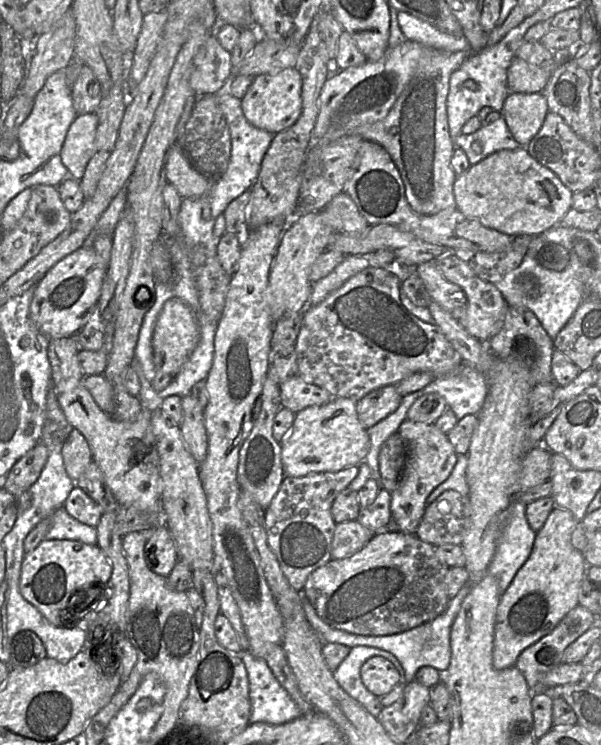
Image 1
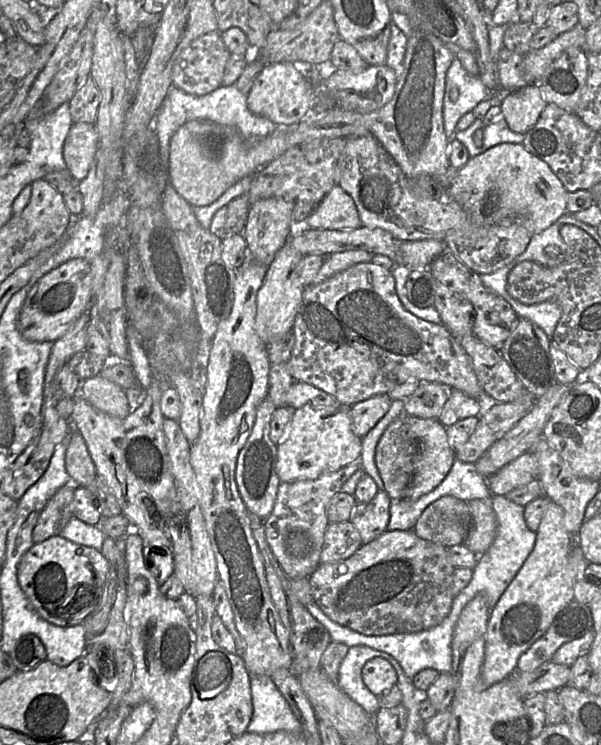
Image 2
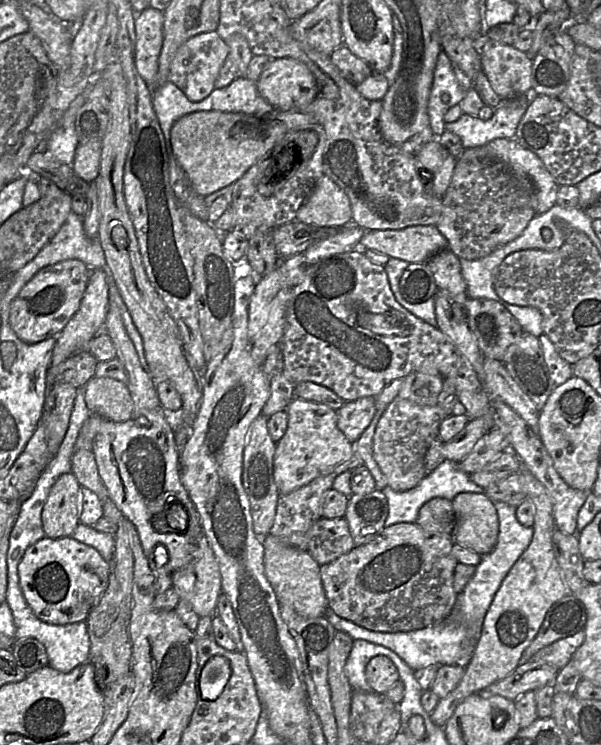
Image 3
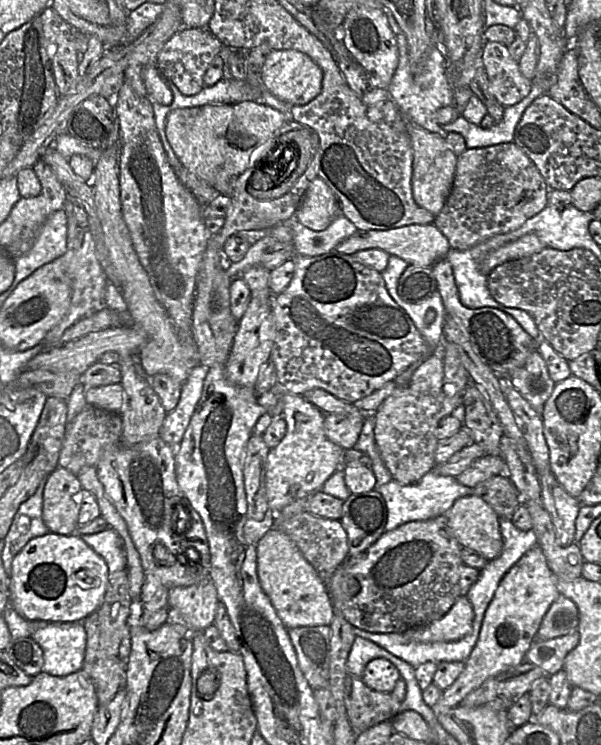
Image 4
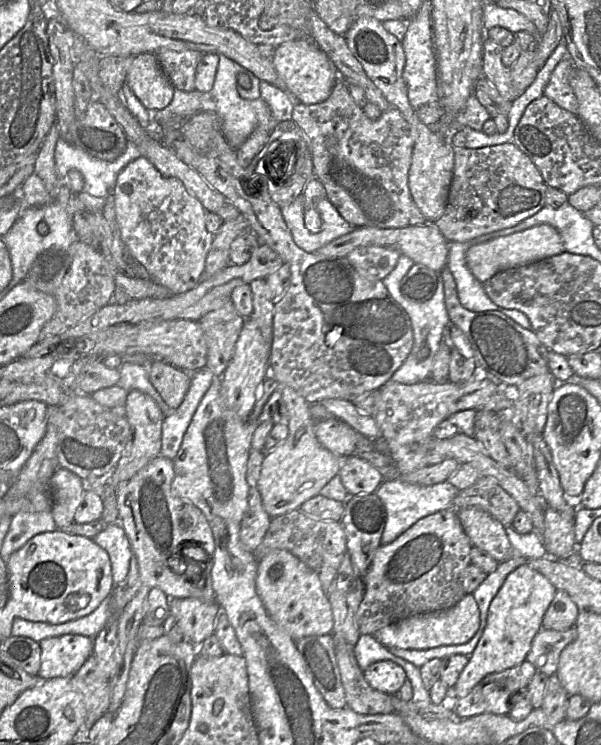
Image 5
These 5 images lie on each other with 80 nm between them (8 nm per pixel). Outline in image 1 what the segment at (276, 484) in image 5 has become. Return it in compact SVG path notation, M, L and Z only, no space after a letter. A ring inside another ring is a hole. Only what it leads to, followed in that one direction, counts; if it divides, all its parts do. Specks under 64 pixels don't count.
M332 397L327 404L310 406L295 414L290 432L281 443L285 477L337 472L364 462L370 440L367 429L358 419L356 404L350 398Z

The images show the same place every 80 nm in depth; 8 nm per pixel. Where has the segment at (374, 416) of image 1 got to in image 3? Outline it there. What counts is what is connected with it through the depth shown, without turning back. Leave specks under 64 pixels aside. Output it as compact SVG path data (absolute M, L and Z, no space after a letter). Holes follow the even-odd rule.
M375 397L346 402L337 410L337 427L351 443L360 438L376 413Z

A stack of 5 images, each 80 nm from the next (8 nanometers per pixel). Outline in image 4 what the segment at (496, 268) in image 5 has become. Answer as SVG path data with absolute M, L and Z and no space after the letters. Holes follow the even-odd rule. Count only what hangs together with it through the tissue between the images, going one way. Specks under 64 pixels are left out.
M526 234L488 253L480 263L480 271L488 276L496 266L507 261L517 260L539 253L544 248L546 248L546 246L540 241L536 234Z

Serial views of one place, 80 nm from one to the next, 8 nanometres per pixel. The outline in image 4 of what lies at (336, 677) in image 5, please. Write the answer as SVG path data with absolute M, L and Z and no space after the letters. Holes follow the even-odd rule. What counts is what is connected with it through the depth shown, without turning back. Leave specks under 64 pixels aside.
M330 626L290 628L288 635L295 649L299 667L312 690L321 716L334 723L337 710L330 690Z

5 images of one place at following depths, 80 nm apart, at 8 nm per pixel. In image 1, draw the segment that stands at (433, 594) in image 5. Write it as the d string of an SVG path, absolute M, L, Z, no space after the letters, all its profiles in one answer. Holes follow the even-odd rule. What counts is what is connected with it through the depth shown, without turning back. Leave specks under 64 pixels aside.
M383 530L352 556L331 559L313 571L301 592L319 618L333 629L361 636L393 635L430 622L446 610L450 601L445 583L448 569L437 558L434 545L423 542L415 534Z

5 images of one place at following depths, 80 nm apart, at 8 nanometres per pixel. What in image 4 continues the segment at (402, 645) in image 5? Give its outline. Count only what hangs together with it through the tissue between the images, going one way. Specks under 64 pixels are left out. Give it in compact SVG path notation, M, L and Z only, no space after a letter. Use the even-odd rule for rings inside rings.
M466 595L459 596L452 608L439 620L412 628L403 633L412 642L451 642L468 635L472 630L474 612Z

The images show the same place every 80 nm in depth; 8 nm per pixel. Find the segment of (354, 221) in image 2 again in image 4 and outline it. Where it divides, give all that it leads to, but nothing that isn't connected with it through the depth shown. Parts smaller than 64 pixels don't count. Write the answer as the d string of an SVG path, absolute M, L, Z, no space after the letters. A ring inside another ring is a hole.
M317 177L310 183L294 218L313 231L323 231L340 214L331 189Z

